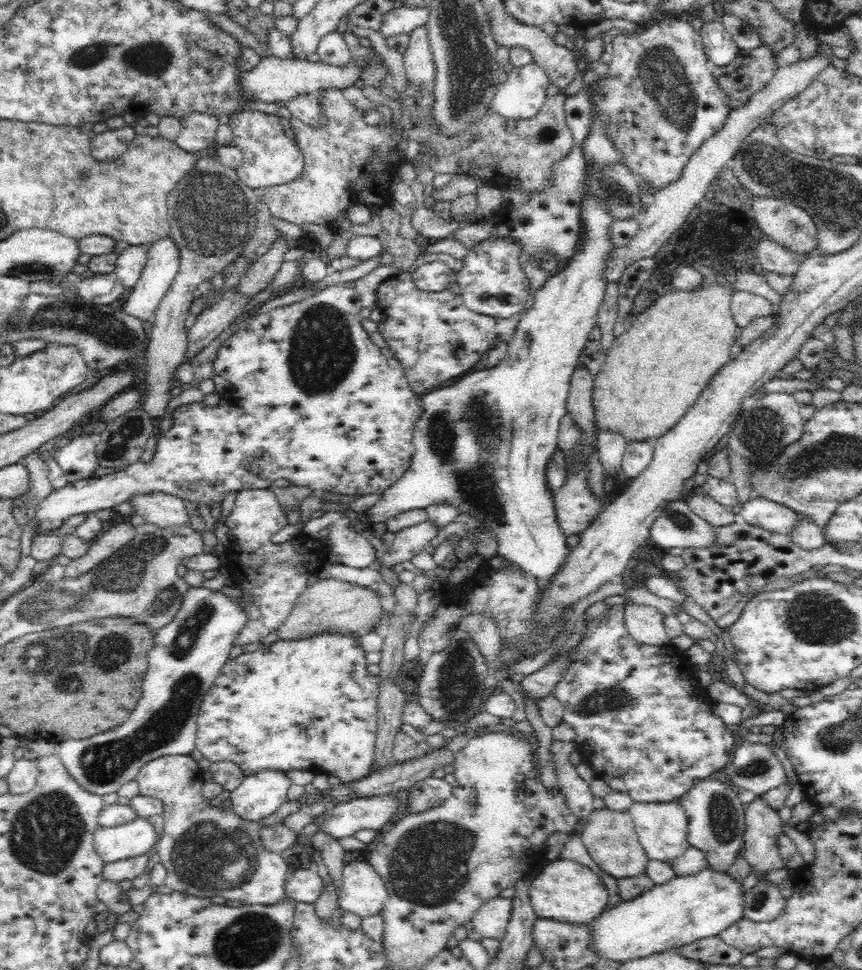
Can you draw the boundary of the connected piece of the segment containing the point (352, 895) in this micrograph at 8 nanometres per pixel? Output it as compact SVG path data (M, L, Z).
M353 861L344 865L343 877L339 908L362 919L380 913L389 895L380 875L370 863Z

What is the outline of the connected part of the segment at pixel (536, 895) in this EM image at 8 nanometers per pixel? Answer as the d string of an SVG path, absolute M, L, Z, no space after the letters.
M560 858L546 862L542 866L531 883L529 898L538 918L572 925L590 924L607 909L610 902L610 895L602 876L579 862Z

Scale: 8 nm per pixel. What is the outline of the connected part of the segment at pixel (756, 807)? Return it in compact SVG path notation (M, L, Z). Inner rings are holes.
M757 795L746 804L746 834L741 855L759 874L784 867L785 859L778 853L776 836L783 834L778 811L770 807L764 796Z

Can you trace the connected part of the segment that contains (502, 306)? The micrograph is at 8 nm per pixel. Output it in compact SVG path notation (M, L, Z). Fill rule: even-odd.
M484 238L470 248L463 258L463 268L457 273L455 280L460 286L464 305L470 311L494 319L508 319L528 308L532 285L520 265L520 253L521 244L513 238Z

